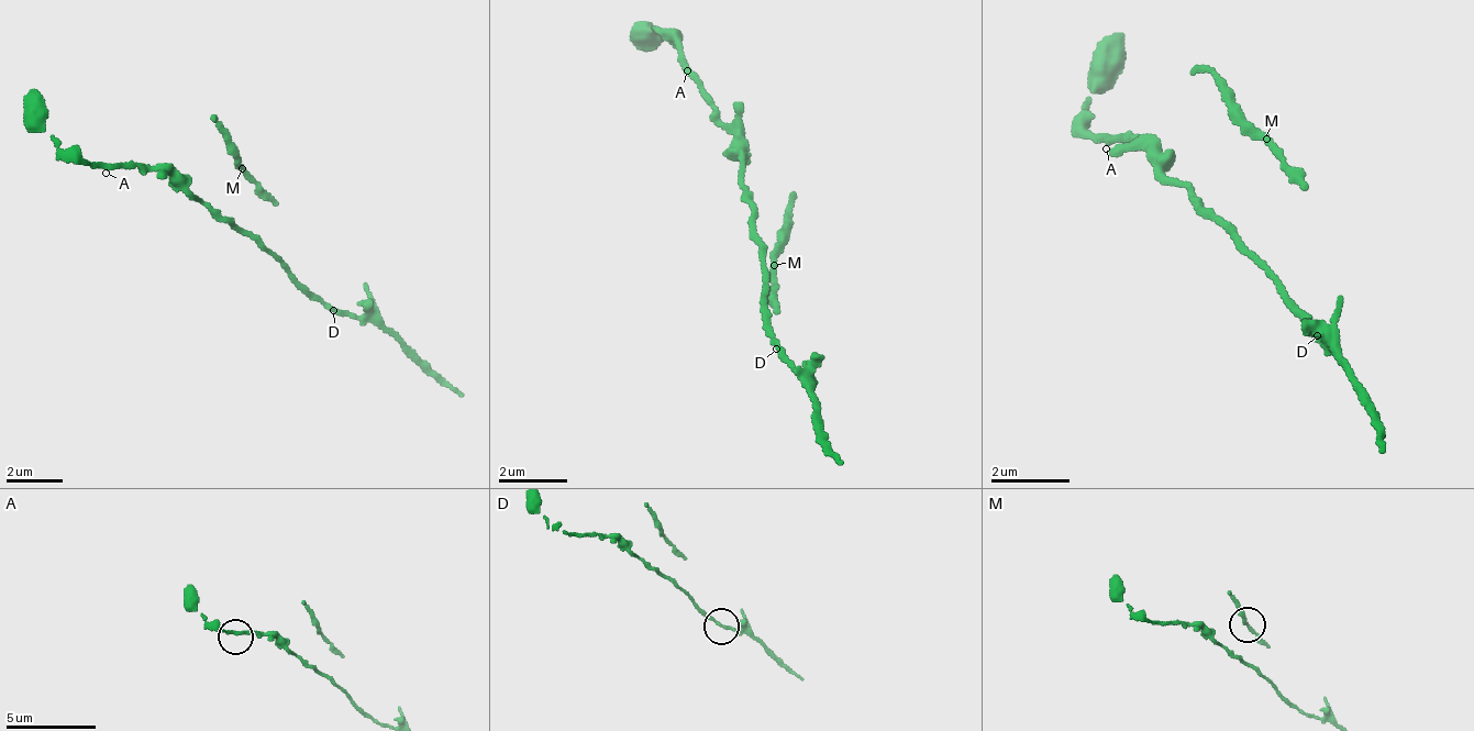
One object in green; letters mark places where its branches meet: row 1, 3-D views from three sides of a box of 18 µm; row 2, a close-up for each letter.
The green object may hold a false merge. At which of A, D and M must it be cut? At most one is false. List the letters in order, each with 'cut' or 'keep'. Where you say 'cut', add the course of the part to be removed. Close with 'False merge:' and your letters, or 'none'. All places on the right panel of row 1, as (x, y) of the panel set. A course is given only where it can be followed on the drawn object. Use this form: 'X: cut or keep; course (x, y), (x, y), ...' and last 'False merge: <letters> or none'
A: keep
D: keep
M: keep
False merge: none

